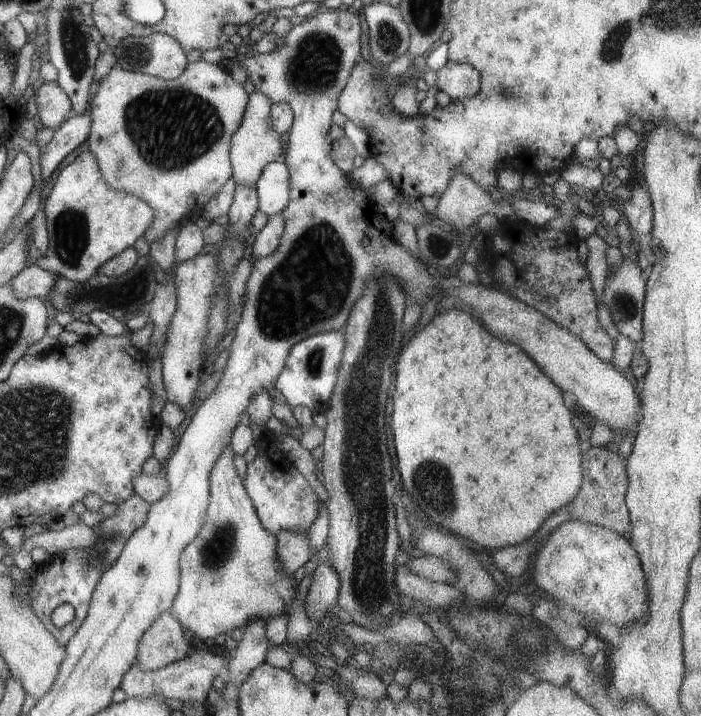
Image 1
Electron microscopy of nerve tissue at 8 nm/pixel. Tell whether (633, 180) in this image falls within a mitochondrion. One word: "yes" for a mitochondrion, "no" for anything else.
no

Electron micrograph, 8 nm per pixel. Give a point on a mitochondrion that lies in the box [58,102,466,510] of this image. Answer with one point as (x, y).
(310, 285)

